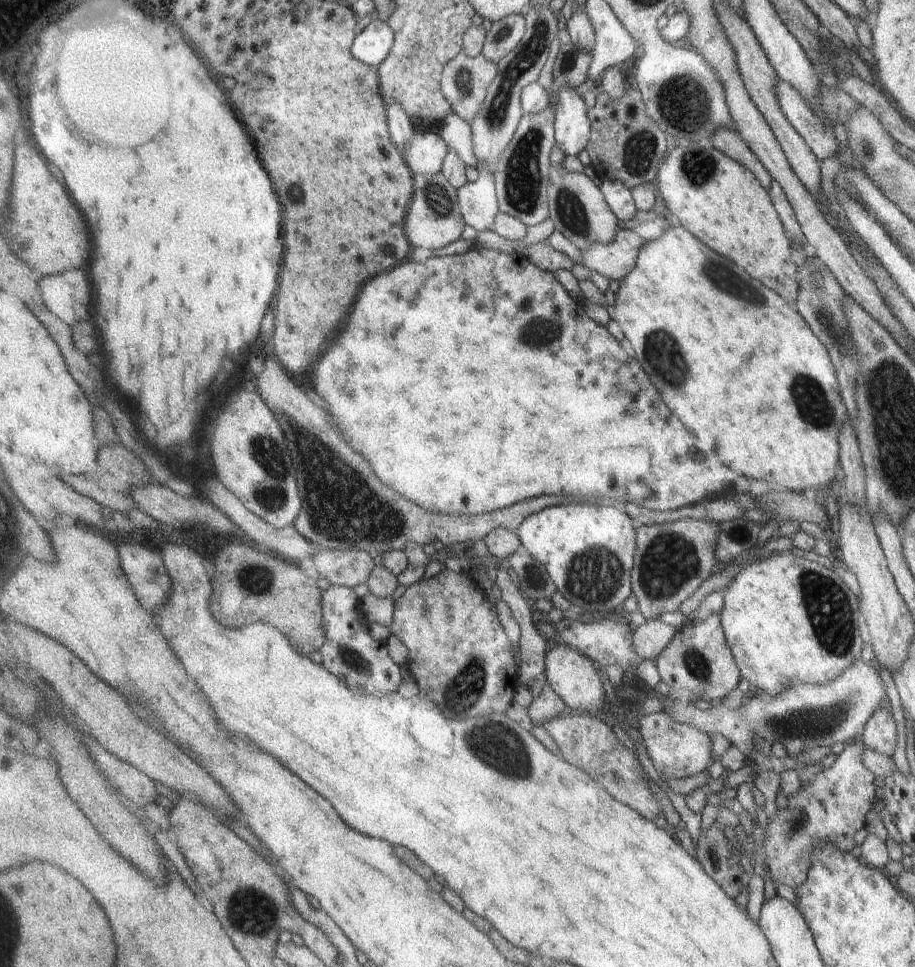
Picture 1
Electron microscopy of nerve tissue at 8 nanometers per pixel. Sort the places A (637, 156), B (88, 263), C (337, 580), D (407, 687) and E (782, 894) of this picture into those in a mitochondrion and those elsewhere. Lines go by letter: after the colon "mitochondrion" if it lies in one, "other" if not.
A: mitochondrion
B: other
C: other
D: other
E: other

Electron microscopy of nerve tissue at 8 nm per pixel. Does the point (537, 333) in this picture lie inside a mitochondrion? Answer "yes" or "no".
yes

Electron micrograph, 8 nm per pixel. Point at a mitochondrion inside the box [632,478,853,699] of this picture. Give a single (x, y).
(670, 562)

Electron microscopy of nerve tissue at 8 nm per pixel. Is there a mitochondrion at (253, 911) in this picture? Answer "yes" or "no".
yes

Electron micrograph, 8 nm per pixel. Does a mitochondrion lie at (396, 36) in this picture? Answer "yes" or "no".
no

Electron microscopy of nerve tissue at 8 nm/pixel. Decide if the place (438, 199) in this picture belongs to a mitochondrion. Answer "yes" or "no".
yes

